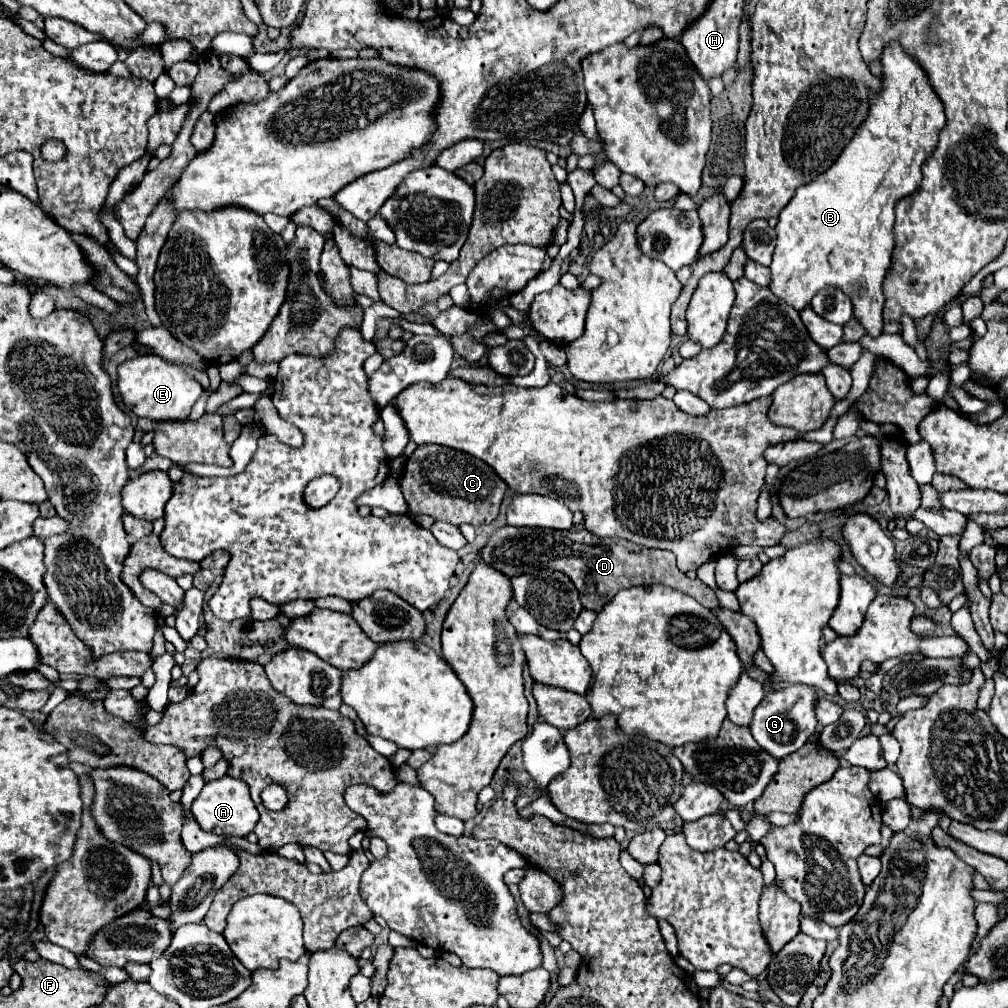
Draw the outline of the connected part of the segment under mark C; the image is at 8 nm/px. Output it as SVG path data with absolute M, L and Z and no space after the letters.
M435 444L417 446L417 450L405 462L401 486L411 518L431 516L455 526L463 522L473 526L491 524L499 516L501 502L507 490L507 484L483 460Z

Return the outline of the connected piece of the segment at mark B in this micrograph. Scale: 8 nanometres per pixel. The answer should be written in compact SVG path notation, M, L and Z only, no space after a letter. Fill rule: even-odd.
M893 42L883 50L883 92L875 94L871 100L869 120L861 126L857 138L849 142L849 148L837 158L837 164L817 180L803 188L797 188L795 196L779 214L777 224L777 246L771 262L771 282L769 290L795 310L809 306L811 298L825 286L841 288L853 302L855 320L865 328L871 338L883 334L883 306L885 292L883 280L891 264L891 252L895 246L893 222L895 222L895 202L907 194L913 194L921 180L921 164L935 150L939 130L945 126L943 104L933 92L925 72L913 62L905 50Z

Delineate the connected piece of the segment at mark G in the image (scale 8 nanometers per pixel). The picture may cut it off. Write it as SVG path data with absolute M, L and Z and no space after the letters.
M791 684L779 690L771 690L761 704L755 708L753 718L751 718L751 734L753 738L769 752L771 756L785 758L787 754L797 752L815 732L817 728L817 716L815 716L815 704L821 698L821 692L817 686L807 686L807 684Z

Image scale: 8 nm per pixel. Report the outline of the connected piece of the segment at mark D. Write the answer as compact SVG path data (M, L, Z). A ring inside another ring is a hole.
M503 526L489 536L487 544L479 550L479 558L491 568L497 568L509 580L535 570L563 572L575 584L583 608L593 612L601 612L601 608L619 590L633 586L647 586L647 584L665 584L693 596L705 608L711 610L719 608L713 590L705 586L699 578L691 580L685 574L681 574L679 568L675 566L675 556L671 552L651 550L621 538L599 538L587 532L585 528L575 528L573 532L557 532L557 530Z

